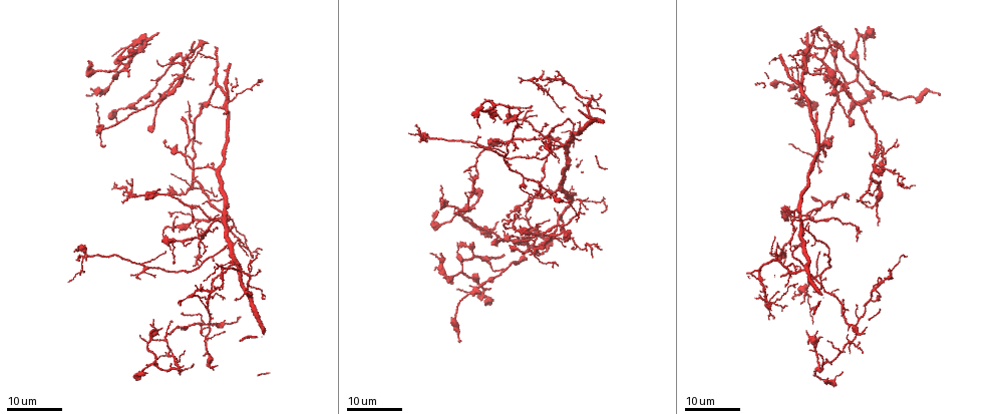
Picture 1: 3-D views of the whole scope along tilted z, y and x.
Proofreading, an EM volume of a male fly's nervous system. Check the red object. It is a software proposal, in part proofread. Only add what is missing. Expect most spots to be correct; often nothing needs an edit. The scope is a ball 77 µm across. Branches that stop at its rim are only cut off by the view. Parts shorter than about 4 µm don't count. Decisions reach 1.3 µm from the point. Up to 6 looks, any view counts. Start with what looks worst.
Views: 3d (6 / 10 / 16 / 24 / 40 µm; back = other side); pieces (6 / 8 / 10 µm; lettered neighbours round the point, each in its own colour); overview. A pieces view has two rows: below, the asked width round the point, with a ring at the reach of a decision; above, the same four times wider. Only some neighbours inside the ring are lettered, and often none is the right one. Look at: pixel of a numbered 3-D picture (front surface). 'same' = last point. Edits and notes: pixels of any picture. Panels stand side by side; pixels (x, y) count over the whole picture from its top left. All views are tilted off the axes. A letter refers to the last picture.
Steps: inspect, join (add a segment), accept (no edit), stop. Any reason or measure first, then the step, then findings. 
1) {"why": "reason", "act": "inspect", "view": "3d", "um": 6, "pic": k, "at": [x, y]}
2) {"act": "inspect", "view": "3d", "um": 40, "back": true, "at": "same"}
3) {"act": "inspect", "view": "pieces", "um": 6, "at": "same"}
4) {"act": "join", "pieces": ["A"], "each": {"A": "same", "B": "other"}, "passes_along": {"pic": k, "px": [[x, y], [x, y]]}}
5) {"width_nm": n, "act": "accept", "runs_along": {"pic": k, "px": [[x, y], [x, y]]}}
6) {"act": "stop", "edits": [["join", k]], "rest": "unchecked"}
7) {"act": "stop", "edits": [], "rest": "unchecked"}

{"why": "tapers out", "act": "inspect", "view": "3d", "um": 24, "pic": 1, "at": [465, 170]}

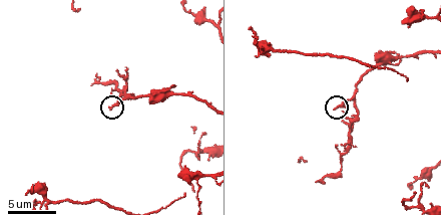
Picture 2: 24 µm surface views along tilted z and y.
{"act": "inspect", "view": "pieces", "um": 10, "pic": 2, "at": [333, 109]}

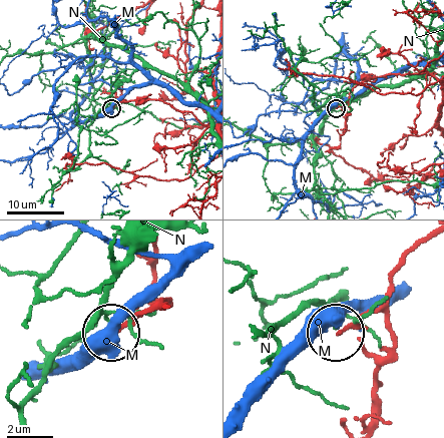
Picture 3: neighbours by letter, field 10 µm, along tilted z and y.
{"act": "accept", "each": {"M": "other", "N": "other"}, "runs_along": {"pic": 3, "px": [[415, 74], [363, 79], [336, 108]]}, "found": "no lettered segment goes on from it"}

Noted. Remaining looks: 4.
{"why": "end of a long branch", "act": "inspect", "view": "3d", "um": 24, "pic": 1, "at": [526, 209]}

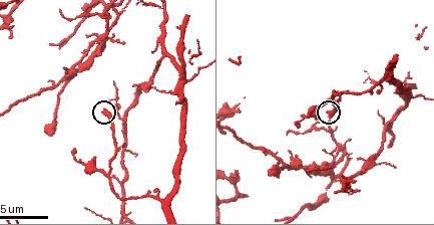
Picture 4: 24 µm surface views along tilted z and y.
{"act": "inspect", "view": "pieces", "um": 10, "pic": 4, "at": [329, 114]}

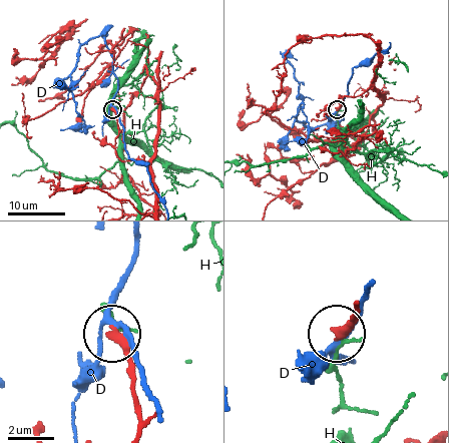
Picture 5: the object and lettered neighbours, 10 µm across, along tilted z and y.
{"act": "accept", "each": {"D": "other", "H": "other"}, "found": "no lettered segment goes on from it"}

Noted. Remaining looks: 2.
{"why": "tapers out", "act": "inspect", "view": "pieces", "um": 10, "pic": 4, "at": [240, 57]}

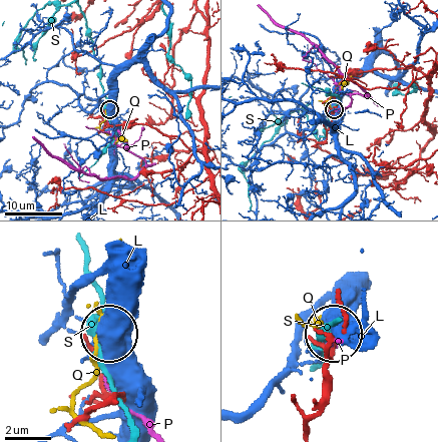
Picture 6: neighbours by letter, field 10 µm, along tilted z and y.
{"act": "accept", "each": {"L": "other", "P": "other", "Q": "other", "S": "other"}, "found": "no lettered segment goes on from it"}

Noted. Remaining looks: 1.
{"act": "stop", "edits": [], "rest": "unchecked"}

